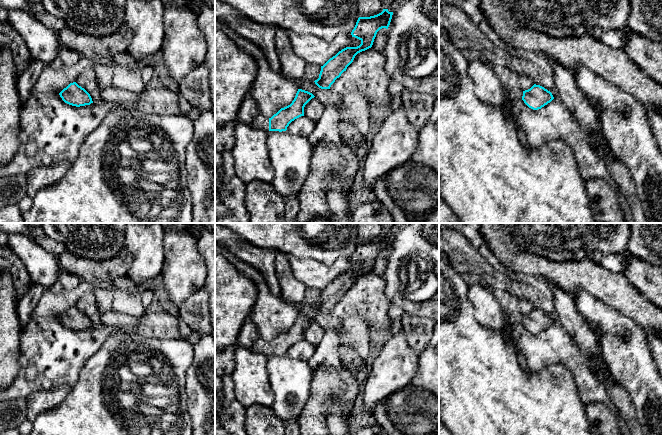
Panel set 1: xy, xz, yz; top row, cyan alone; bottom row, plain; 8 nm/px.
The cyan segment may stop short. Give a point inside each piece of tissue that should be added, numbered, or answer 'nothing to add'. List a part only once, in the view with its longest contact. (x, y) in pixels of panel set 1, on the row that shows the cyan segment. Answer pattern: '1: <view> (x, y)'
1: xz (259, 121)

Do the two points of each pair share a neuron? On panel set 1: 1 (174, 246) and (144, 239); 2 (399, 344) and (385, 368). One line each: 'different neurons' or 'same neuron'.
1: different neurons
2: same neuron

